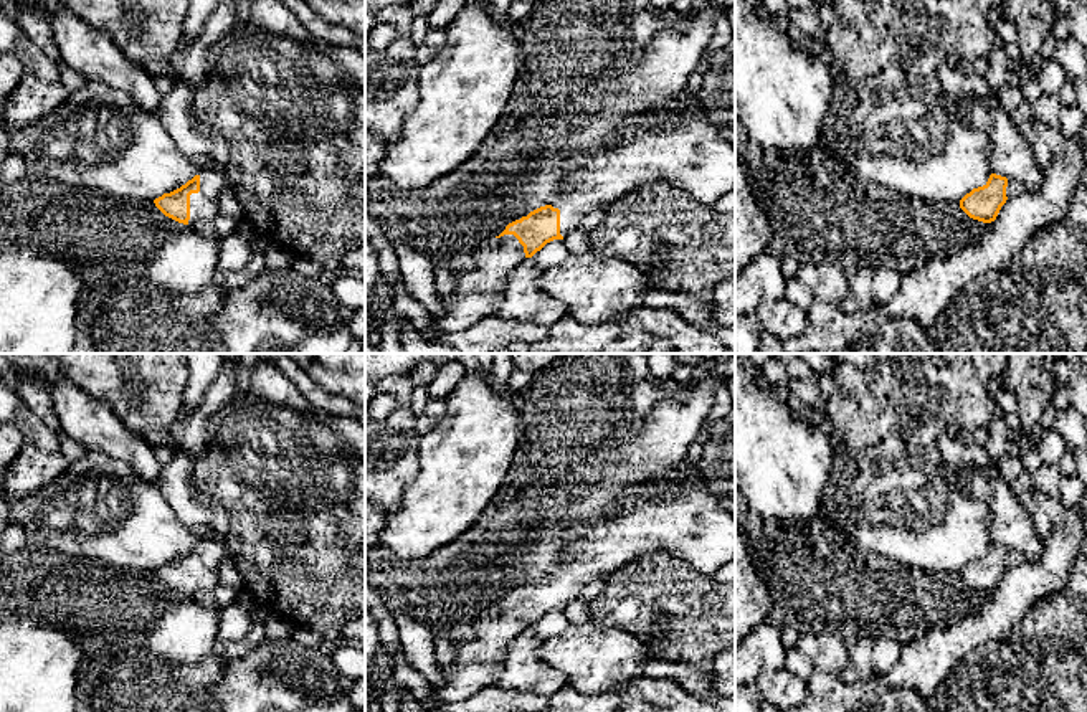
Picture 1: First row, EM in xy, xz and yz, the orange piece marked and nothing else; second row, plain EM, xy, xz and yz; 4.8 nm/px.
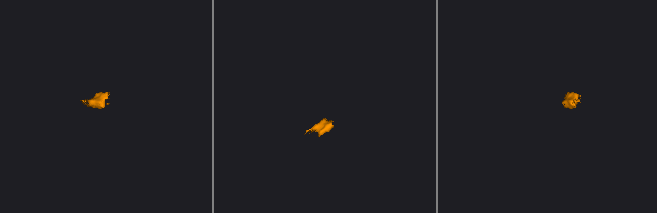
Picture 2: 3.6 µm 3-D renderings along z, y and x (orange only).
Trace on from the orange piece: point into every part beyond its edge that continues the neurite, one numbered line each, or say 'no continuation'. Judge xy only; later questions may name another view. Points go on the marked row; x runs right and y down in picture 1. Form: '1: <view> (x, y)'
1: xy (204, 205)

